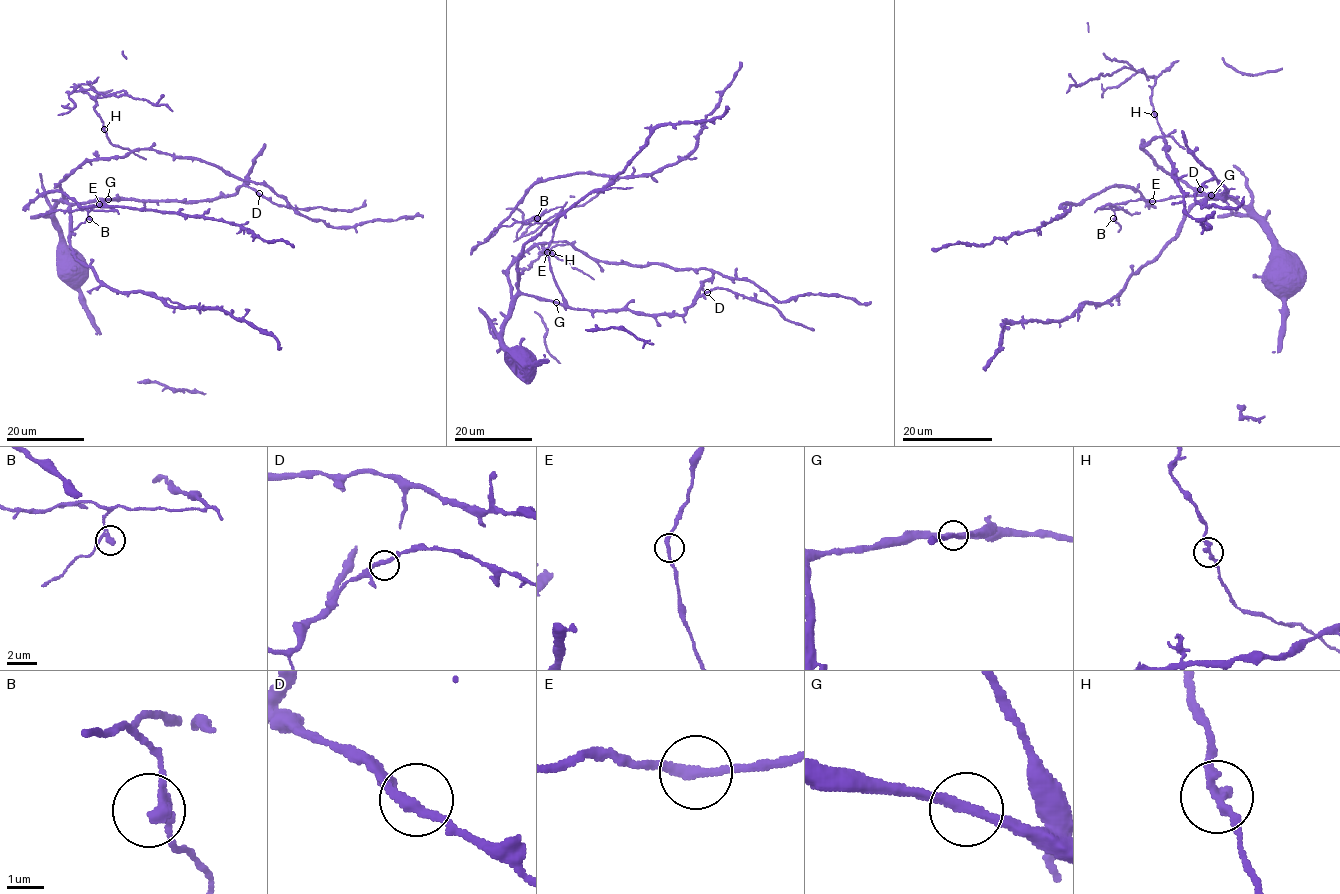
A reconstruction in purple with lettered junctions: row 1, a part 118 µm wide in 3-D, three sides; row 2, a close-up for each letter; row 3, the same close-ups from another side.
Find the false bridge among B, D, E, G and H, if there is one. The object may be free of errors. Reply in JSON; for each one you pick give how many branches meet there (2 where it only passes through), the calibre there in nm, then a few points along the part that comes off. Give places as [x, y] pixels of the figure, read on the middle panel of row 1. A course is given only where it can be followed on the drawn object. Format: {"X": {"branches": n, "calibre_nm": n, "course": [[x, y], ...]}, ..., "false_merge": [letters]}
{"H": {"branches": 2, "calibre_nm": 260, "course": [[552, 253], [594, 279]]}, "false_merge": ["H"]}

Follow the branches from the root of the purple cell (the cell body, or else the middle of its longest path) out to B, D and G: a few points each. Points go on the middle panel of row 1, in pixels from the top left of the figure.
B: (530, 364), (502, 342), (502, 326), (514, 300), (532, 294), (564, 303), (547, 255), (562, 208), (537, 218)
D: (530, 364), (516, 359), (502, 342), (502, 326), (520, 294), (576, 309), (683, 315), (707, 292)
G: (530, 364), (516, 359), (504, 345), (502, 326), (520, 294), (532, 294), (556, 302)

